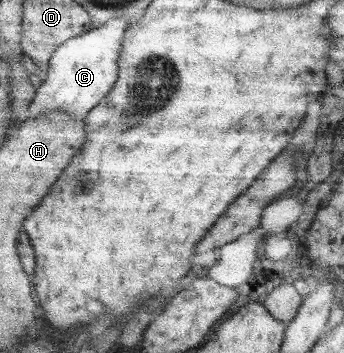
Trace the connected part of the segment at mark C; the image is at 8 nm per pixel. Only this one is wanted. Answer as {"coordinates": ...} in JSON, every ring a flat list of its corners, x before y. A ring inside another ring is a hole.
{"coordinates":[[120,16,109,19,100,27,84,32,63,43,52,56,49,75,37,88,35,100,30,105,32,118,49,111,68,112,77,118,87,115,100,105,108,93,115,89,120,75,120,53,124,37,136,19]]}

